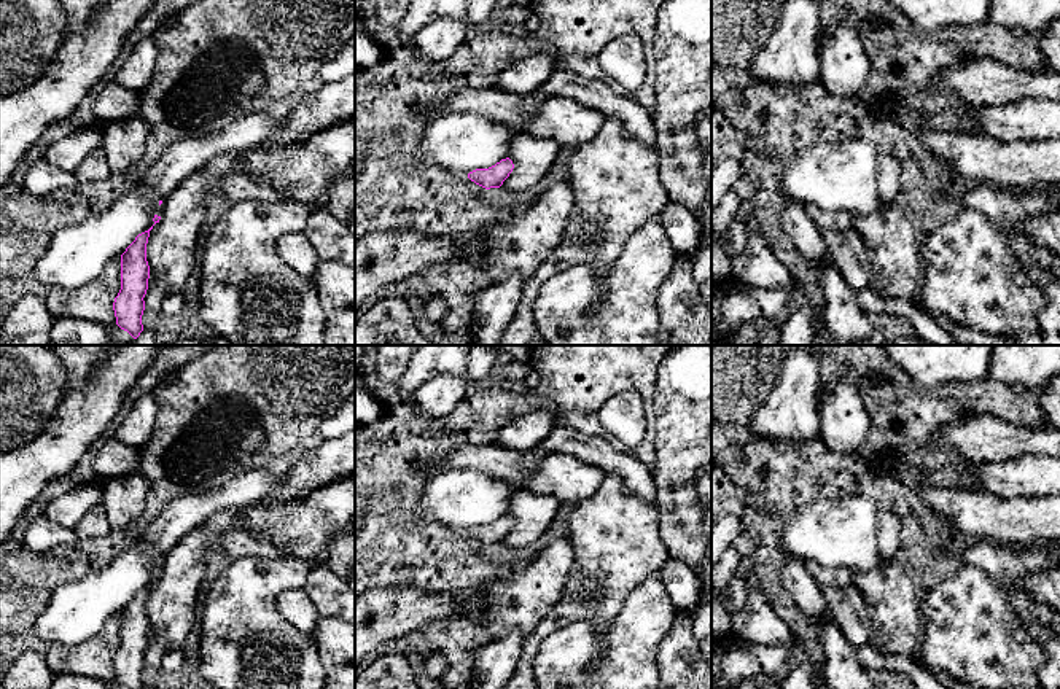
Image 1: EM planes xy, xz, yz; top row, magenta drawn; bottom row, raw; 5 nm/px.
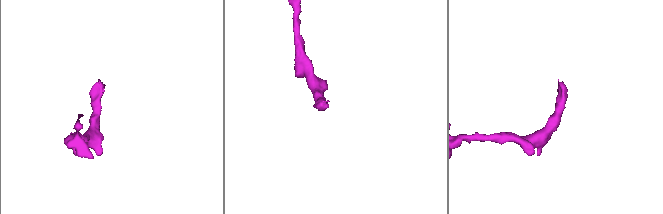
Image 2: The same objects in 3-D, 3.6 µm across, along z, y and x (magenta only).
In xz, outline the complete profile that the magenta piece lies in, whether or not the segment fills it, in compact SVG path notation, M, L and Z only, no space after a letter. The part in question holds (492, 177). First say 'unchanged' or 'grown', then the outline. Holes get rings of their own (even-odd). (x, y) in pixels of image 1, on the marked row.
unchanged; M506 158L489 169L476 169L470 172L468 178L485 189L500 188L512 169L512 161Z

